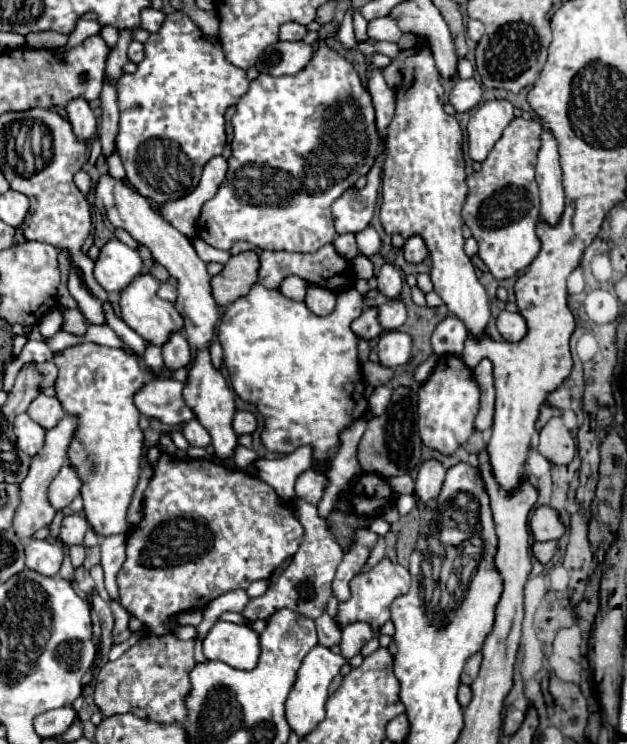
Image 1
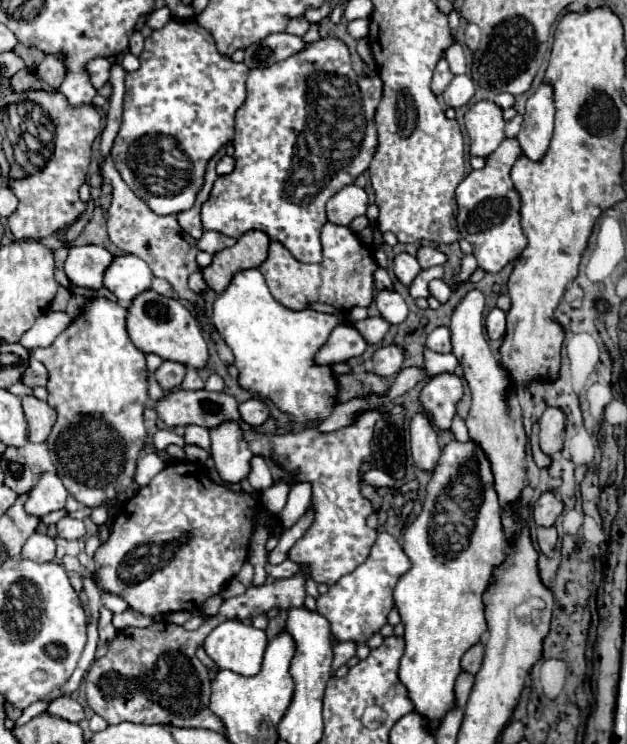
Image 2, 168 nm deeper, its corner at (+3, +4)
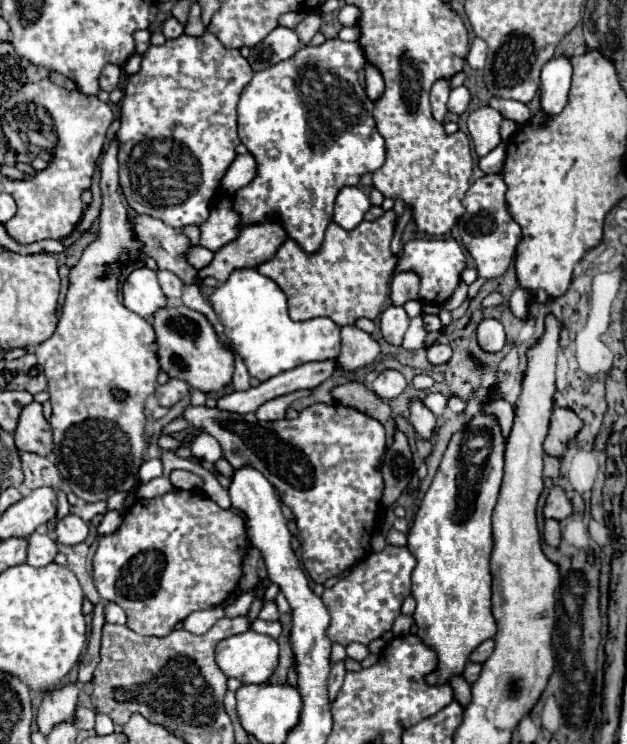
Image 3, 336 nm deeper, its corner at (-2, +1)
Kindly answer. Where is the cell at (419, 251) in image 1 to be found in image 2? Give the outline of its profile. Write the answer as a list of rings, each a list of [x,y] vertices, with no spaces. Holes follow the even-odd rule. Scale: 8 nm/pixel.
[[[400,253],[396,259],[394,259],[394,275],[396,279],[404,285],[404,287],[410,287],[410,283],[414,281],[414,277],[420,273],[420,265],[416,261],[416,257],[408,255],[408,253]]]

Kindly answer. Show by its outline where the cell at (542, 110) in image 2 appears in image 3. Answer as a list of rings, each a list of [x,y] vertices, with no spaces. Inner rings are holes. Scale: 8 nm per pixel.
[[[567,56],[551,58],[541,70],[541,112],[547,118],[557,116],[569,96],[571,84],[571,64]]]

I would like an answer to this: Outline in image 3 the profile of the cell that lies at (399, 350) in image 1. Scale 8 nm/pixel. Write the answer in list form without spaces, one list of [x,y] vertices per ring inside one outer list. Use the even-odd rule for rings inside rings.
[[[393,368],[379,372],[379,378],[373,382],[375,394],[381,396],[383,400],[391,400],[391,398],[399,396],[405,388],[407,388],[407,382],[405,382],[403,374],[399,370],[393,370]]]

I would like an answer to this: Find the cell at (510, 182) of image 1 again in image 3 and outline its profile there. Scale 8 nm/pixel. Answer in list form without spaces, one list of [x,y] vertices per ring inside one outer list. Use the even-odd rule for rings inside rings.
[[[487,174],[487,176],[481,176],[479,180],[475,180],[463,198],[465,214],[459,220],[459,236],[463,240],[463,246],[475,258],[475,264],[479,270],[477,280],[468,288],[467,295],[470,300],[487,280],[505,274],[505,270],[509,268],[509,264],[515,256],[515,248],[523,236],[521,226],[509,214],[505,192],[507,192],[507,184],[505,184],[503,176]]]

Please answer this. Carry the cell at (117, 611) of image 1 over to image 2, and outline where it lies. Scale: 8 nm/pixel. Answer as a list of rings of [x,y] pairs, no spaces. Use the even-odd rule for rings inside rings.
[[[100,609],[100,619],[98,619],[98,647],[96,647],[96,655],[94,659],[100,659],[106,649],[108,649],[108,641],[112,641],[116,637],[116,627],[112,625],[112,611],[108,609]]]

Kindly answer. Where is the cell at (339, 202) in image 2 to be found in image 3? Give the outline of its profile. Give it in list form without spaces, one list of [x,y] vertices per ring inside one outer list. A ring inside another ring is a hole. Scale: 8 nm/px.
[[[347,186],[337,194],[335,200],[335,212],[333,212],[333,222],[337,222],[341,228],[351,230],[355,228],[365,212],[371,208],[369,204],[369,196],[365,196],[359,188],[355,186]]]

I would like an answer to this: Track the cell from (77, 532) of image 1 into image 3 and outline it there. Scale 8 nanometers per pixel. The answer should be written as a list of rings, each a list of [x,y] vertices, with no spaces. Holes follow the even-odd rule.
[[[69,514],[63,520],[57,522],[57,540],[61,544],[79,544],[85,542],[89,534],[89,526],[87,522],[83,522],[79,516]]]

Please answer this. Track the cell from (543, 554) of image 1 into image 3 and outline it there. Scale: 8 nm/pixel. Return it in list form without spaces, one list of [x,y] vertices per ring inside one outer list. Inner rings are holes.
[[[547,520],[545,526],[543,526],[543,540],[557,548],[559,546],[559,540],[561,540],[561,524],[557,520]]]

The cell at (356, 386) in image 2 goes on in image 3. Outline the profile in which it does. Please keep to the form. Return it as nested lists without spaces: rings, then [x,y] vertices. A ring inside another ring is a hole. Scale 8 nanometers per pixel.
[[[347,382],[341,386],[335,386],[331,390],[333,398],[337,402],[341,402],[343,406],[355,408],[375,420],[379,420],[383,424],[383,428],[387,430],[387,446],[393,442],[393,432],[395,432],[395,420],[389,408],[389,402],[379,398],[373,390],[369,390],[363,382]]]

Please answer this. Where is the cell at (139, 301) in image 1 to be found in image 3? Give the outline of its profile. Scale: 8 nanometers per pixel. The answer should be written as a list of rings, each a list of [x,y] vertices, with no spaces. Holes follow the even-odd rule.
[[[165,306],[159,308],[153,316],[153,330],[157,336],[157,358],[161,370],[165,370],[171,378],[185,380],[191,388],[197,388],[205,394],[215,394],[231,384],[233,376],[233,352],[227,350],[213,332],[213,326],[201,312],[195,312],[185,306]]]

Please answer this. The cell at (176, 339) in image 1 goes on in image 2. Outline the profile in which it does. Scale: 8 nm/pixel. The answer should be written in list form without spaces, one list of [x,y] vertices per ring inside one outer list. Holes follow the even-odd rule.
[[[164,361],[158,367],[158,371],[154,373],[156,381],[160,383],[160,387],[164,391],[172,391],[172,389],[180,387],[180,383],[184,381],[184,375],[186,375],[186,367],[180,363],[174,363],[174,361]]]

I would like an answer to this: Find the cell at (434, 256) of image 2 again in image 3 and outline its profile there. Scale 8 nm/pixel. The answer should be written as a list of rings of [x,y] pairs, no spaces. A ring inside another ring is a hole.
[[[411,240],[403,246],[403,254],[399,258],[397,272],[401,270],[415,270],[421,276],[421,290],[419,290],[419,300],[443,304],[455,290],[455,286],[461,280],[461,272],[465,270],[465,254],[461,246],[453,240]]]

